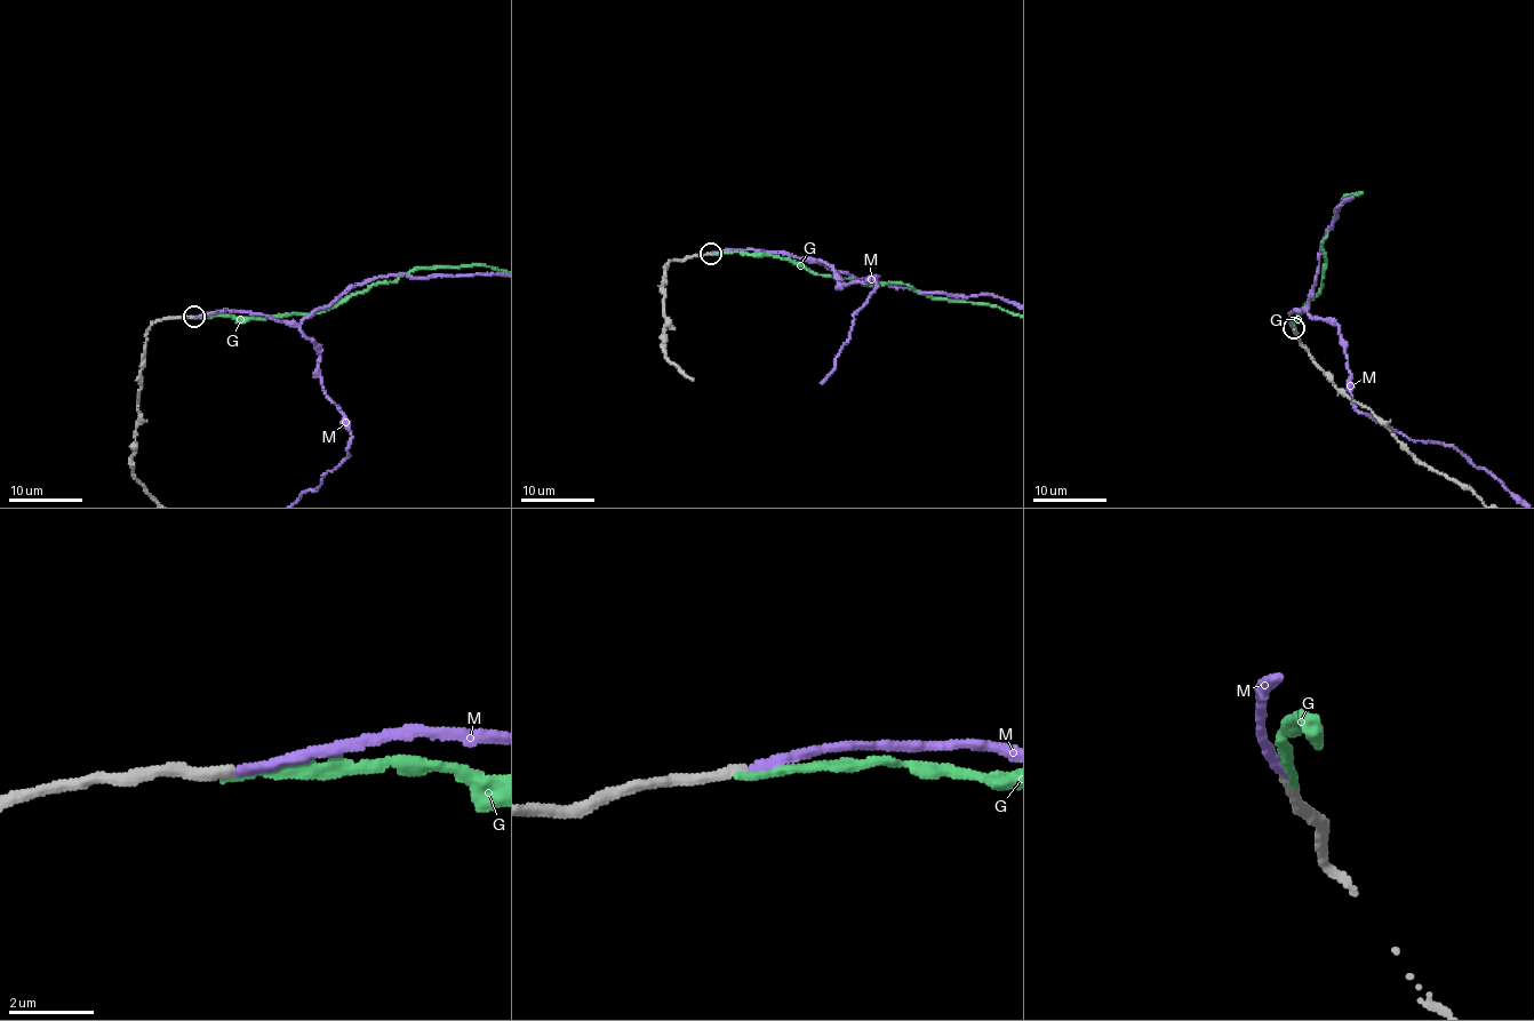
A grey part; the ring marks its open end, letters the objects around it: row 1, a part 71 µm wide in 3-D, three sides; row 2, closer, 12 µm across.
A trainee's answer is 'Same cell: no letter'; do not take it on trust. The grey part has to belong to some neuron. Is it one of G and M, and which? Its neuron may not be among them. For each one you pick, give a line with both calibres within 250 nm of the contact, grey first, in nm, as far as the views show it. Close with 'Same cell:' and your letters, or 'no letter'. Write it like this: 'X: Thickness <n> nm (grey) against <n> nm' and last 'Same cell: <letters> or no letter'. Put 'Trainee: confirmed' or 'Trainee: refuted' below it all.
M: Thickness 280 nm (grey) against 220 nm
Same cell: M
Trainee: refuted

